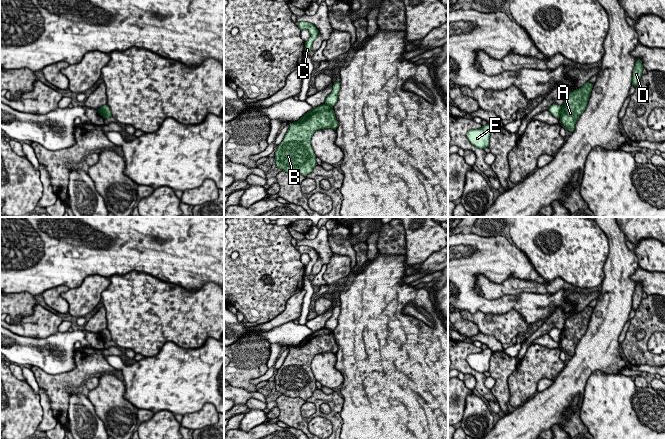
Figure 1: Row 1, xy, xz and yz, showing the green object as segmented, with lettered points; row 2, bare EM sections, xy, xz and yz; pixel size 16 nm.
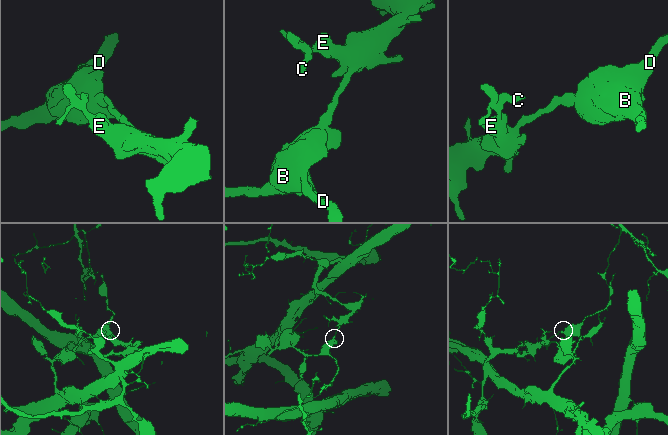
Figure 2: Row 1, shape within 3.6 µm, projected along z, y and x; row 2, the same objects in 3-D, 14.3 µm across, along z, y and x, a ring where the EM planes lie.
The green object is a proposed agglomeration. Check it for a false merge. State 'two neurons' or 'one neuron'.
two neurons

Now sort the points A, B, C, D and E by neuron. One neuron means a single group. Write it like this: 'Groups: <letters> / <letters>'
Groups: A B D / C E

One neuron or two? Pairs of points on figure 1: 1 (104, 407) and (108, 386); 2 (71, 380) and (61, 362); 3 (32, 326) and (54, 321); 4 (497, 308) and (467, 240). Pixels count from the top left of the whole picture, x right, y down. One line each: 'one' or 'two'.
1: one
2: two
3: one
4: one

